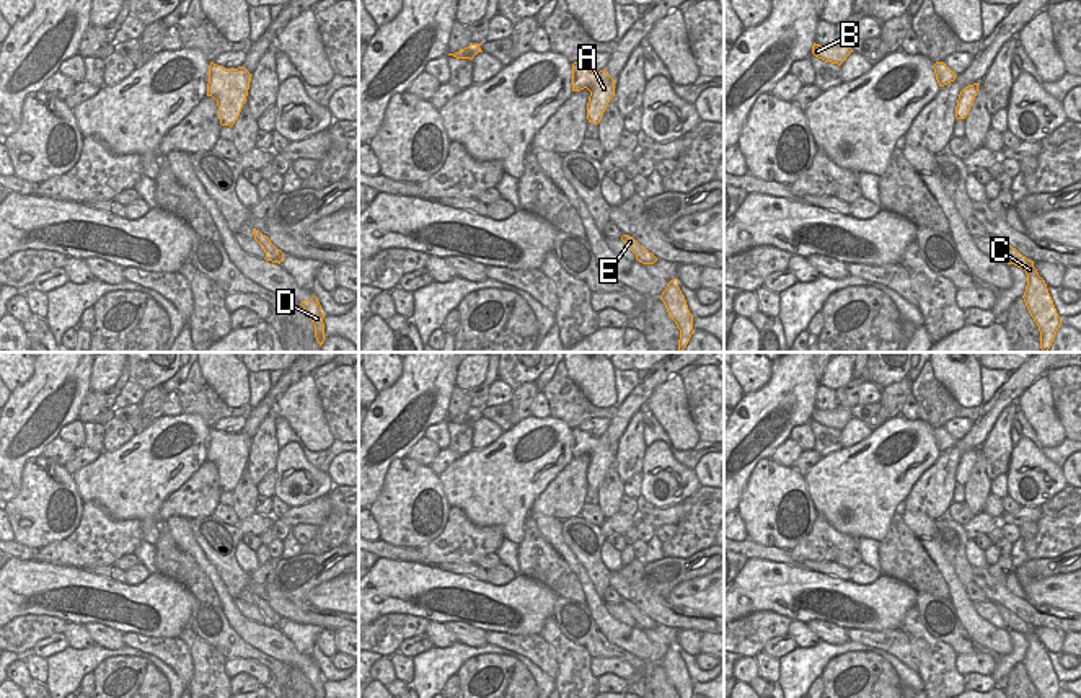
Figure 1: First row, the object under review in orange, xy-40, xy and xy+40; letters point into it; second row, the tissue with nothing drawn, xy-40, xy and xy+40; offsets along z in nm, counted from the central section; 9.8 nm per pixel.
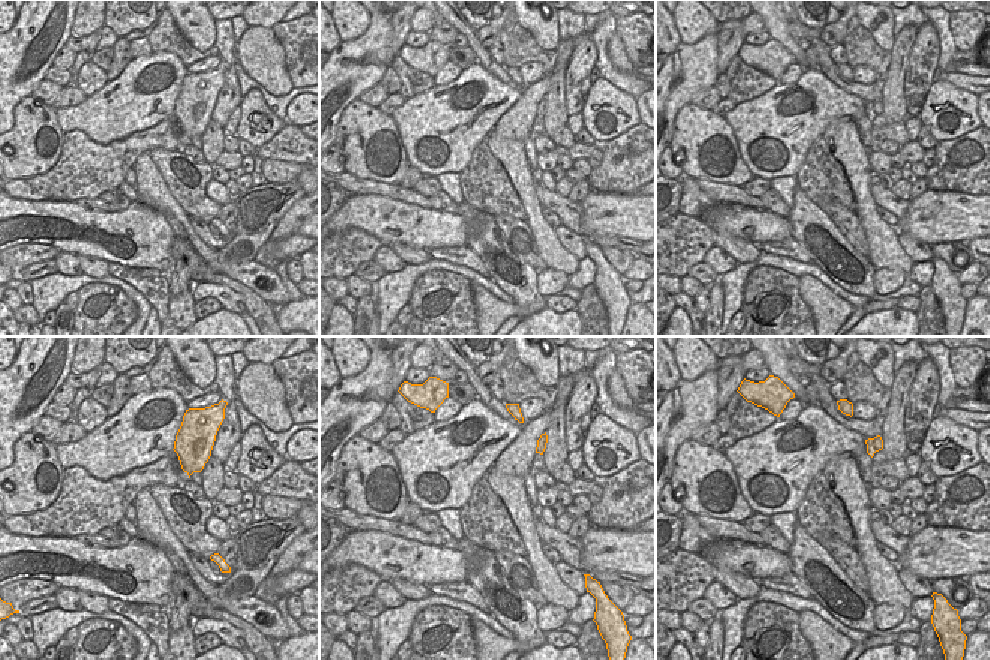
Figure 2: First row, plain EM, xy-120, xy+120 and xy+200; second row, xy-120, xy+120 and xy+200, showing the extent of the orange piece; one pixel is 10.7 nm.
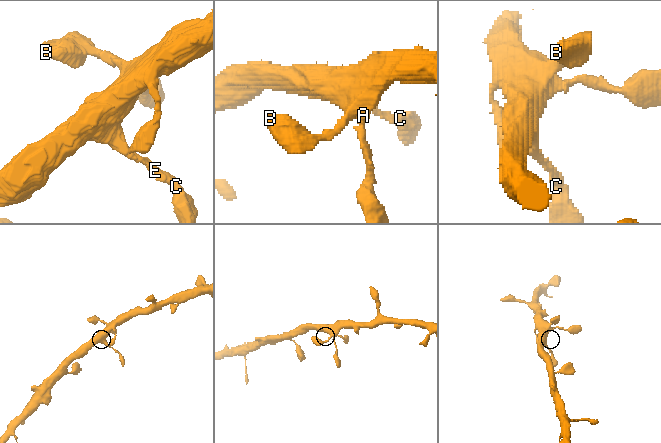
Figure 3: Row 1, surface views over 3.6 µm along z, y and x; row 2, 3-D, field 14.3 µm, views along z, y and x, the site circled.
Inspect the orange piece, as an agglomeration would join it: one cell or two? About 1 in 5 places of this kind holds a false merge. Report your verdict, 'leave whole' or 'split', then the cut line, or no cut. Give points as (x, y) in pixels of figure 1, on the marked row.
leave whole; cut none

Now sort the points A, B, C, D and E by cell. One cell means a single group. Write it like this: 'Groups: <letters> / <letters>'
Groups: A B C D E

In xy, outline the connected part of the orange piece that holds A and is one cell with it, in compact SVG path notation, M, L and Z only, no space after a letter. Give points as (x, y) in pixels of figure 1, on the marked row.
M574 62L572 91L580 91L584 88L590 91L587 103L587 119L589 122L598 124L610 99L615 96L615 80L605 68L600 72L592 72L579 62Z

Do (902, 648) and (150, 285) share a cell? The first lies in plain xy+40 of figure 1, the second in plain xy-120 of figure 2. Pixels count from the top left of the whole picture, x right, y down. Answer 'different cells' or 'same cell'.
same cell

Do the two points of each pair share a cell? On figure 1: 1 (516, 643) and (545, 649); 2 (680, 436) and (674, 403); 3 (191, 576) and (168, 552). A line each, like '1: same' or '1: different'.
1: same
2: same
3: same

